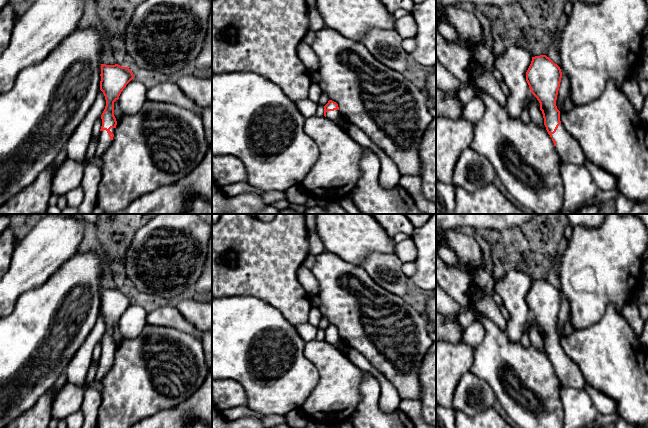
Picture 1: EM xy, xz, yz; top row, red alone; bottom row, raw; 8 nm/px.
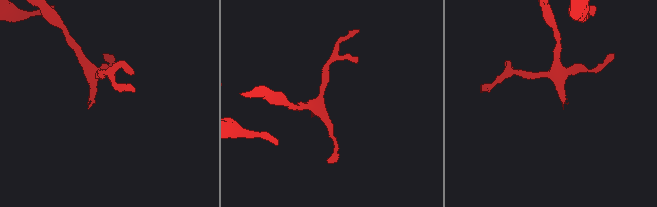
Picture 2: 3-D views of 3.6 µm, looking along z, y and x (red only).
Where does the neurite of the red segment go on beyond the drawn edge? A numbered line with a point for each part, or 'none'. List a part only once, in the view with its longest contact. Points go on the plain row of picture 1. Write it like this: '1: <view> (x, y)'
1: yz (568, 373)

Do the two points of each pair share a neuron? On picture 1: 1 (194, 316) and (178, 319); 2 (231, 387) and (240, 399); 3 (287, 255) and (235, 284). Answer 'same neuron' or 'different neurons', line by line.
1: different neurons
2: same neuron
3: same neuron

